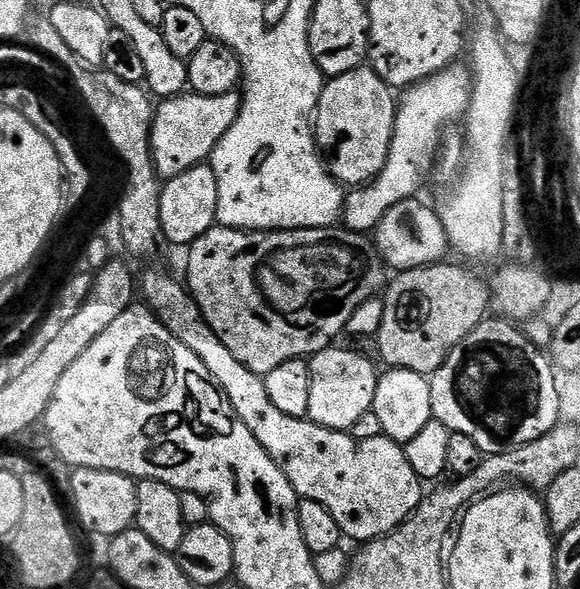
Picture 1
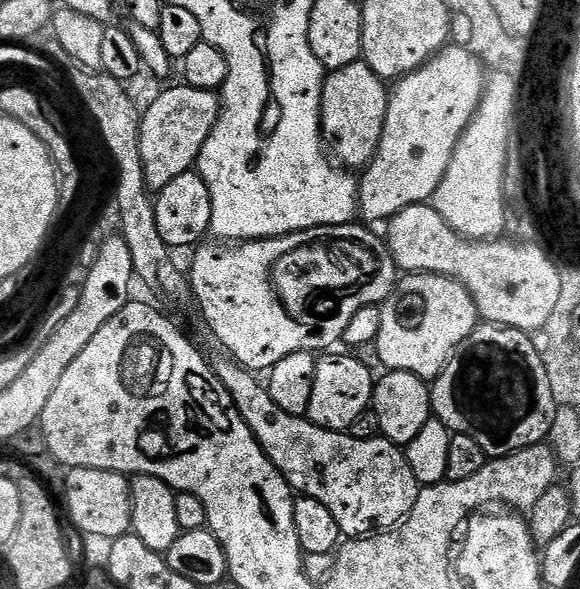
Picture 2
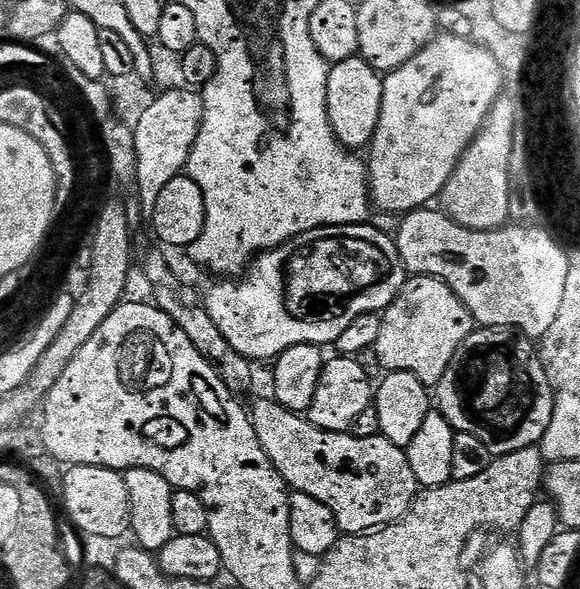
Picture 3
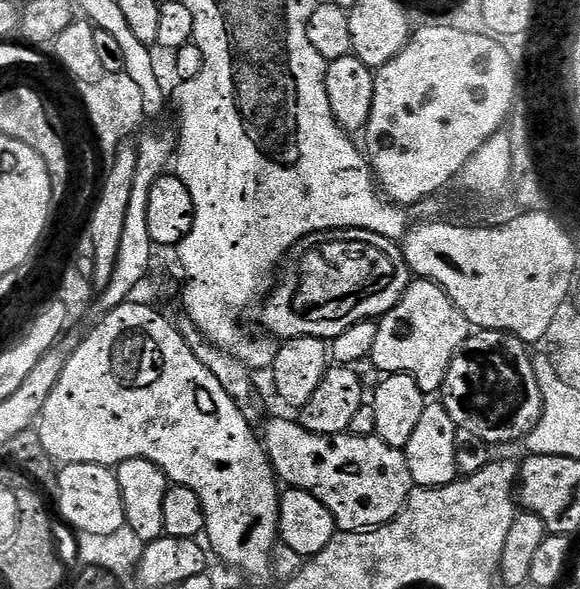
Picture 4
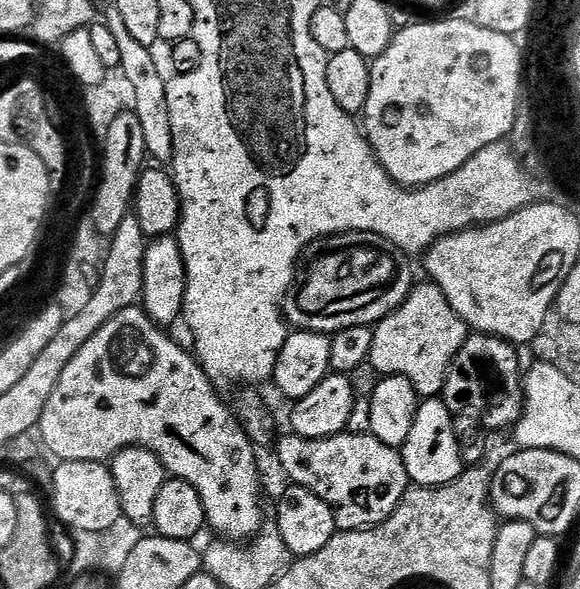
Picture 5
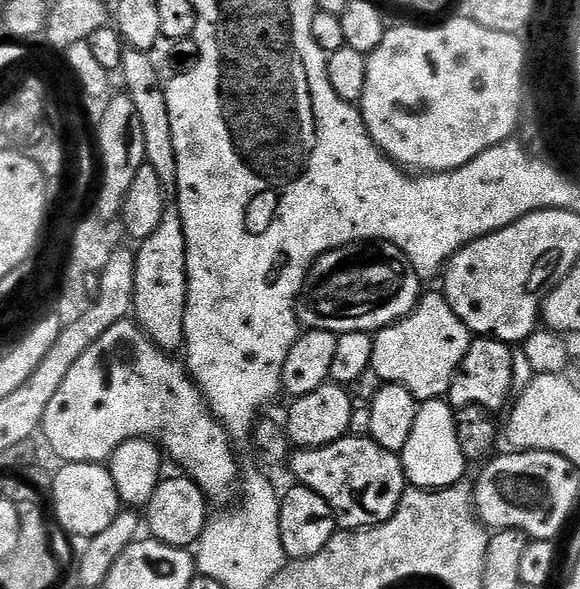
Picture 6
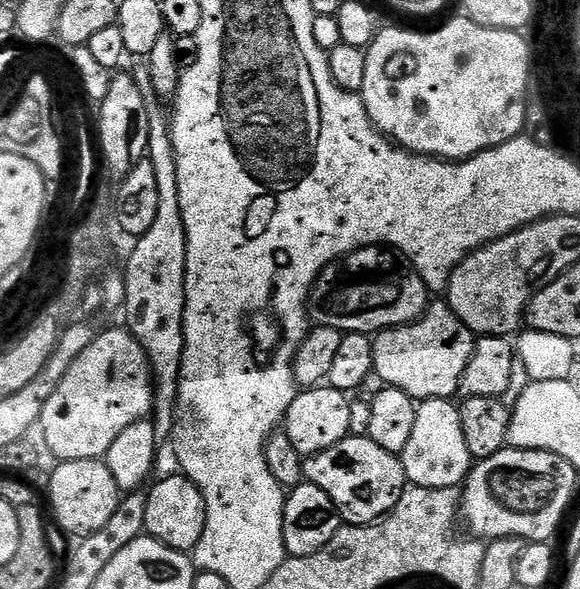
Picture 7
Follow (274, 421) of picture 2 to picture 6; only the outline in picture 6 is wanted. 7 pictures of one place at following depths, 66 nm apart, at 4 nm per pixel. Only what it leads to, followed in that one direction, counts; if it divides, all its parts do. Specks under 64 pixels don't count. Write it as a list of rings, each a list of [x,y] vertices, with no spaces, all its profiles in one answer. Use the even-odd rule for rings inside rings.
[[[344,436],[338,442],[327,444],[321,448],[302,448],[293,451],[290,457],[290,469],[296,475],[297,485],[314,490],[332,508],[336,515],[337,525],[344,530],[359,530],[373,528],[386,522],[394,514],[398,502],[406,487],[406,477],[401,457],[397,453],[378,446],[368,436]]]

